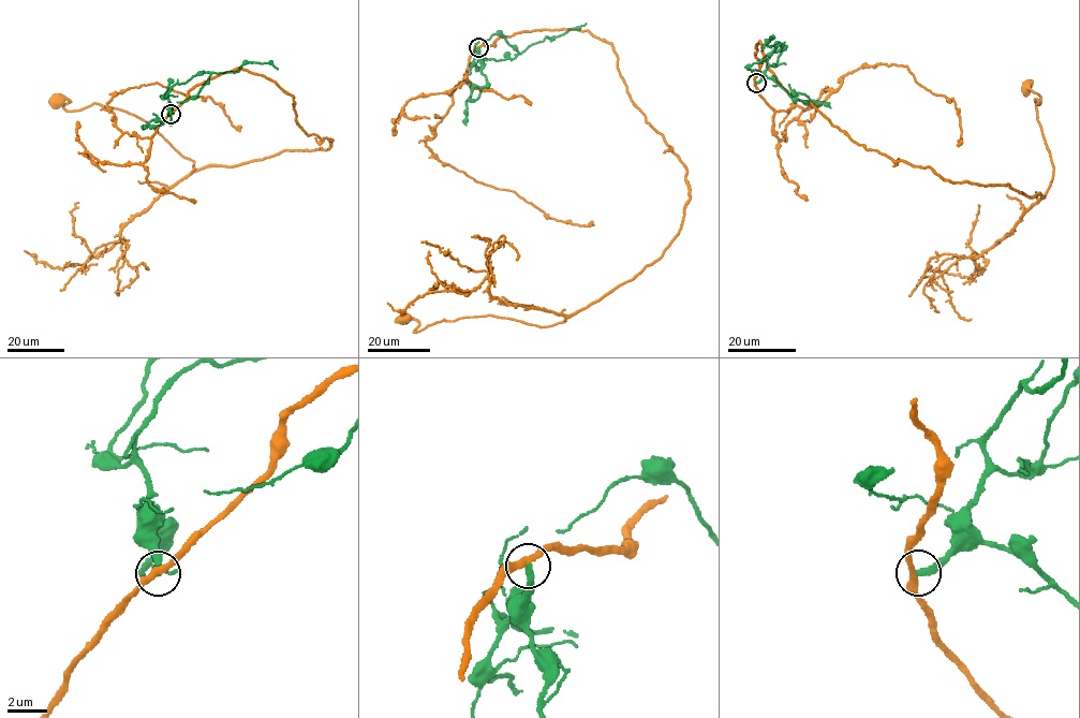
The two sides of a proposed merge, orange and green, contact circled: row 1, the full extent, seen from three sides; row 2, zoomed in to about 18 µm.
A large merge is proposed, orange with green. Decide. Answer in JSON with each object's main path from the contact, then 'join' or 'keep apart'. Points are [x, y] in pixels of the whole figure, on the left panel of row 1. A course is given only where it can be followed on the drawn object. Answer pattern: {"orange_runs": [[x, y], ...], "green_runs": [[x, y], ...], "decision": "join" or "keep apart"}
{"orange_runs": [[169, 114], [241, 68], [294, 98], [308, 135], [333, 140], [196, 170], [136, 116], [56, 100]], "green_runs": [[169, 114], [167, 93], [174, 85], [186, 83], [197, 74], [235, 72], [249, 62], [270, 62], [277, 69]], "decision": "keep apart"}

